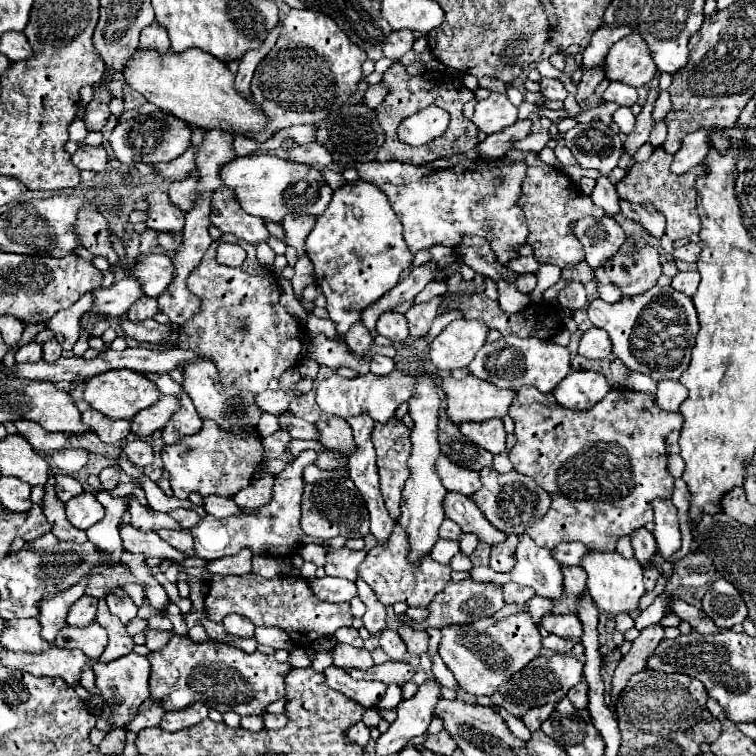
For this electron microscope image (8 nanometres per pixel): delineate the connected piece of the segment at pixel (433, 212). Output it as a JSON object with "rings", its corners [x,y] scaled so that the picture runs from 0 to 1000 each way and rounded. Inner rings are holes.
{"rings":[[[611,210],[595,224],[577,224],[569,218],[537,218],[532,213],[487,213],[484,218],[468,218],[474,231],[505,250],[534,298],[534,319],[542,335],[553,335],[558,329],[571,329],[574,324],[587,324],[603,329],[611,321],[614,311],[632,311],[640,313],[651,332],[656,335],[656,345],[672,351],[675,345],[685,343],[685,329],[696,321],[698,298],[690,287],[690,276],[685,276],[685,255],[690,255],[690,234],[696,234],[696,218],[683,213],[680,218],[669,218],[669,213],[648,210],[648,213],[630,213],[630,210]],[[611,218],[632,218],[632,224],[622,224],[622,229],[611,229]]]}

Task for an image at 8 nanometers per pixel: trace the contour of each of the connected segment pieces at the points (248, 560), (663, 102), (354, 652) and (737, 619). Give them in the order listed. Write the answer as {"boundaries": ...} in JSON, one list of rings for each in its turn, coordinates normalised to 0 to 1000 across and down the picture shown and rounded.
{"boundaries":[[[[323,726],[310,737],[272,742],[270,753],[278,758],[291,758],[291,761],[325,761],[333,755],[333,737],[331,734],[333,731],[328,726]]],[[[878,120],[878,123],[873,123],[870,126],[870,131],[868,131],[868,136],[865,136],[865,157],[868,160],[876,160],[876,155],[881,152],[886,147],[886,128],[884,128],[884,120]]],[[[447,851],[439,858],[439,872],[444,882],[471,882],[471,885],[487,885],[495,880],[489,864],[479,856],[466,856],[458,851]]],[[[960,766],[944,769],[944,774],[929,790],[929,806],[950,829],[960,832],[966,832],[974,824],[984,824],[984,819],[989,816],[979,784]]]]}

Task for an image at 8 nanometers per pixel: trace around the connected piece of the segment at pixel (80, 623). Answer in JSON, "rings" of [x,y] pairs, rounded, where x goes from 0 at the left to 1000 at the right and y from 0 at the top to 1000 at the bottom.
{"rings":[[[108,787],[108,790],[93,803],[90,816],[87,816],[87,824],[90,824],[90,827],[98,827],[98,829],[111,829],[111,827],[116,827],[119,821],[124,821],[127,800],[130,800],[130,795],[127,795],[124,790]]]}

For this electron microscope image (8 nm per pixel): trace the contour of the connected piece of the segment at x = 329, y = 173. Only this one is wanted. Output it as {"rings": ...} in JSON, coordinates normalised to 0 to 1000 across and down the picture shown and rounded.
{"rings":[[[429,224],[429,226],[426,226],[426,234],[431,237],[431,242],[434,242],[440,251],[447,250],[450,245],[458,242],[458,239],[452,237],[452,231],[450,231],[444,224]]]}

